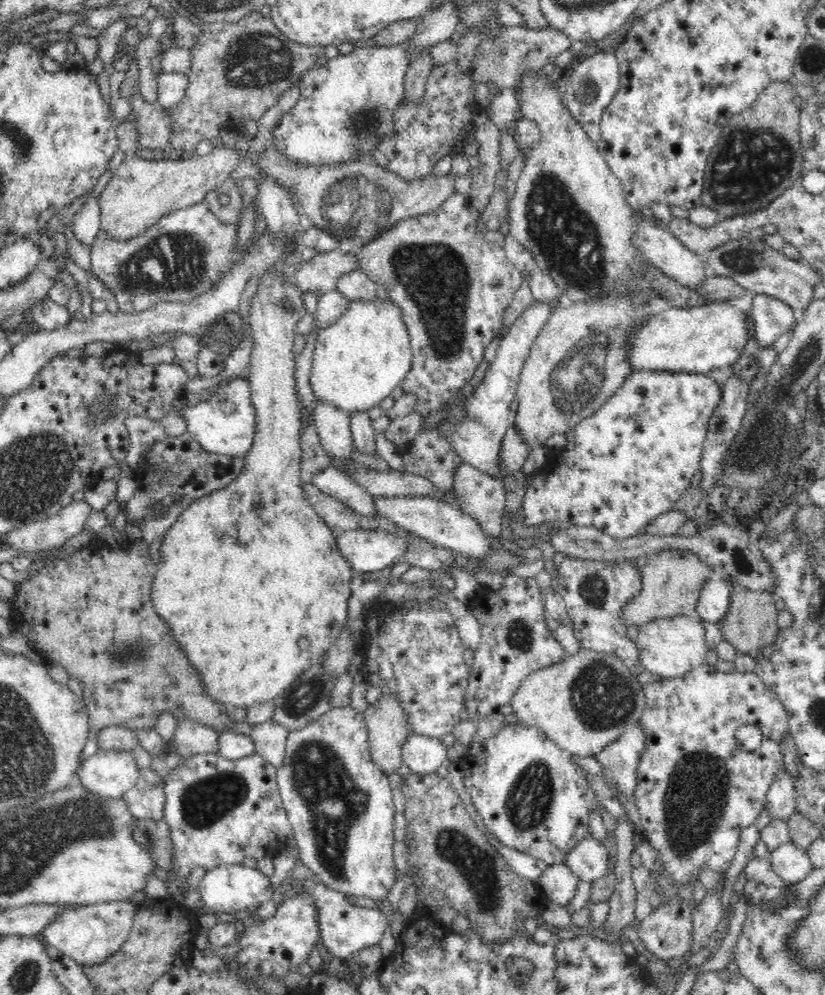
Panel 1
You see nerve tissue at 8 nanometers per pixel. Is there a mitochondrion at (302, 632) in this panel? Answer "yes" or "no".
no

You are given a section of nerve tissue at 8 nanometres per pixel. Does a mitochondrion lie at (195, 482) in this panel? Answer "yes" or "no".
no

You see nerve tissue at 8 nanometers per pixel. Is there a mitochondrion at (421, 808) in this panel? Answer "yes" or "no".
no

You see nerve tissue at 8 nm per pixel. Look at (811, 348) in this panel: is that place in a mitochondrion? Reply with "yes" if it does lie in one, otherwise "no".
yes

